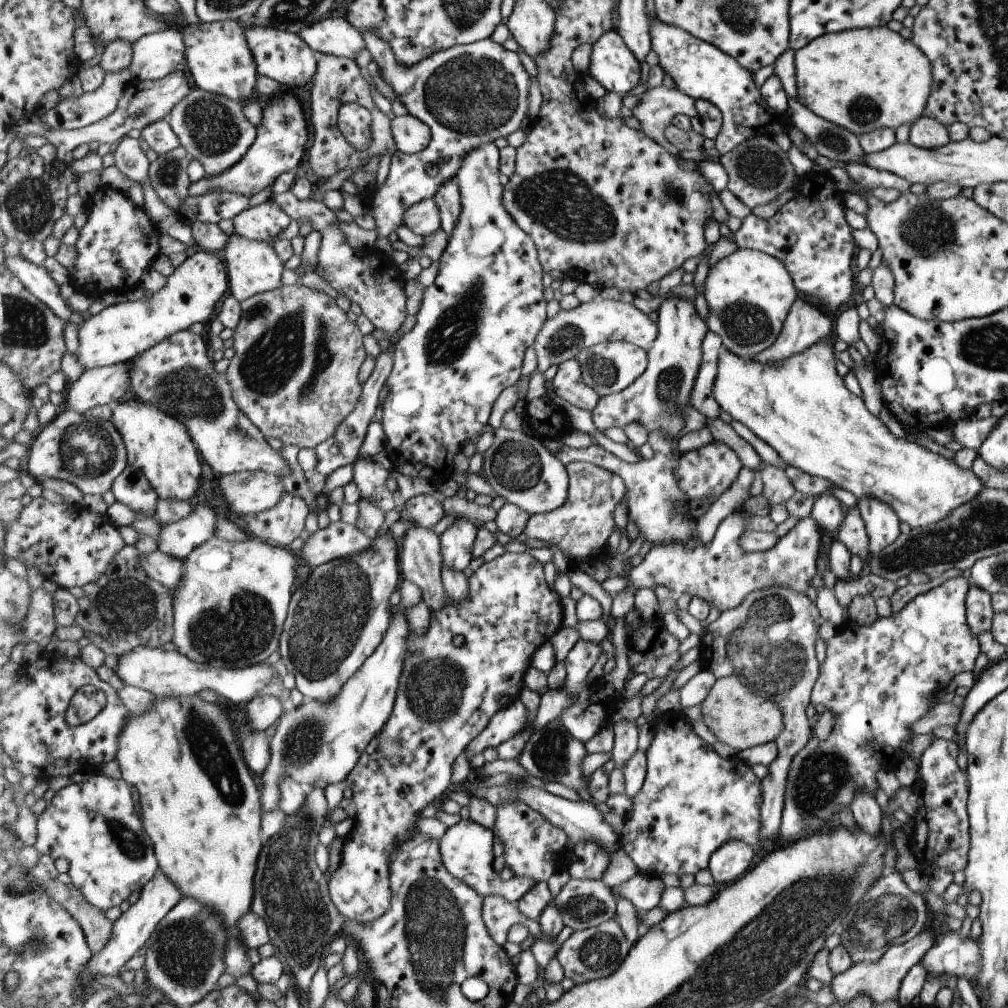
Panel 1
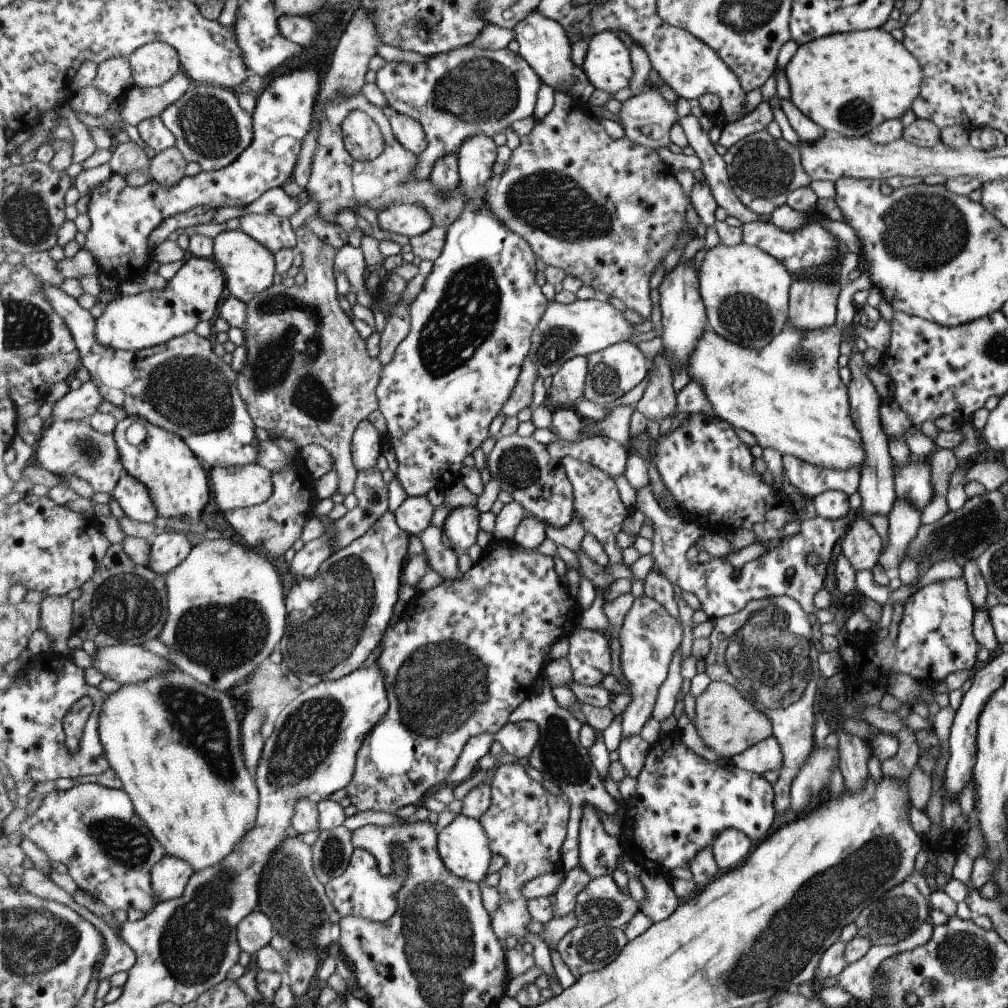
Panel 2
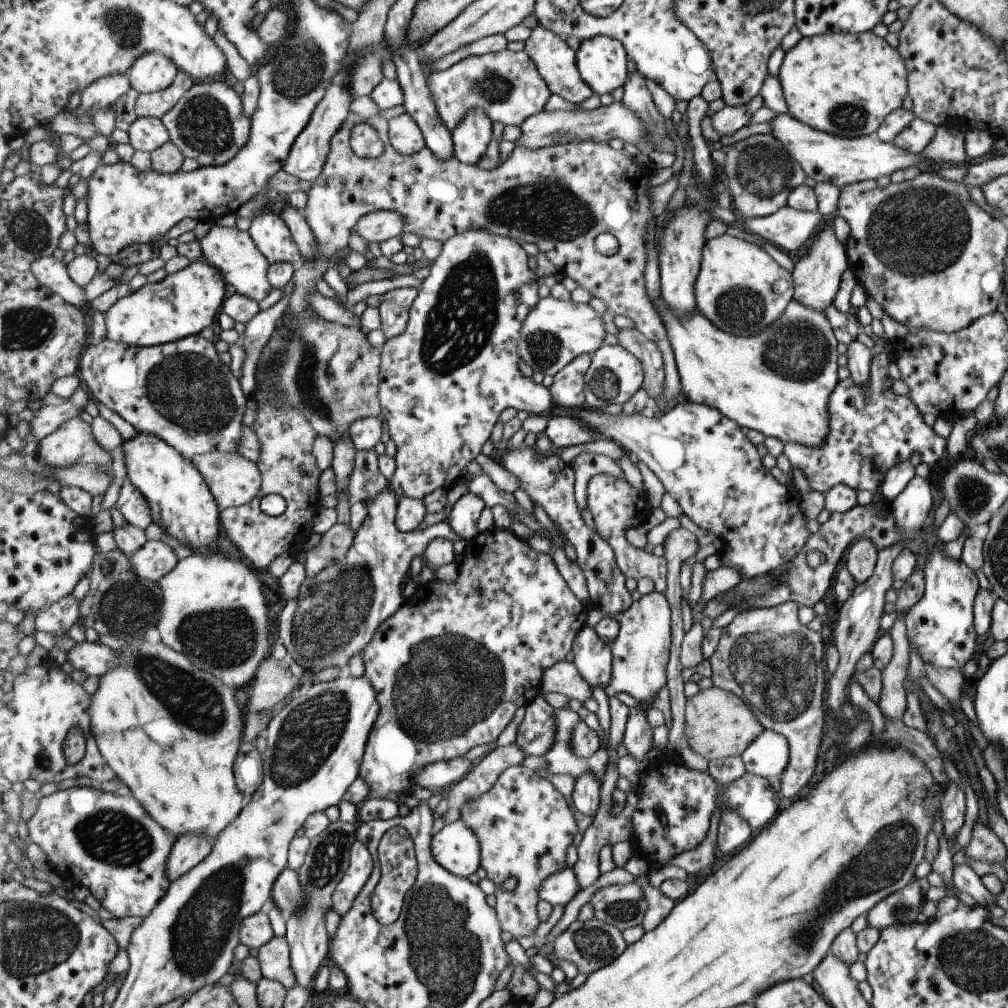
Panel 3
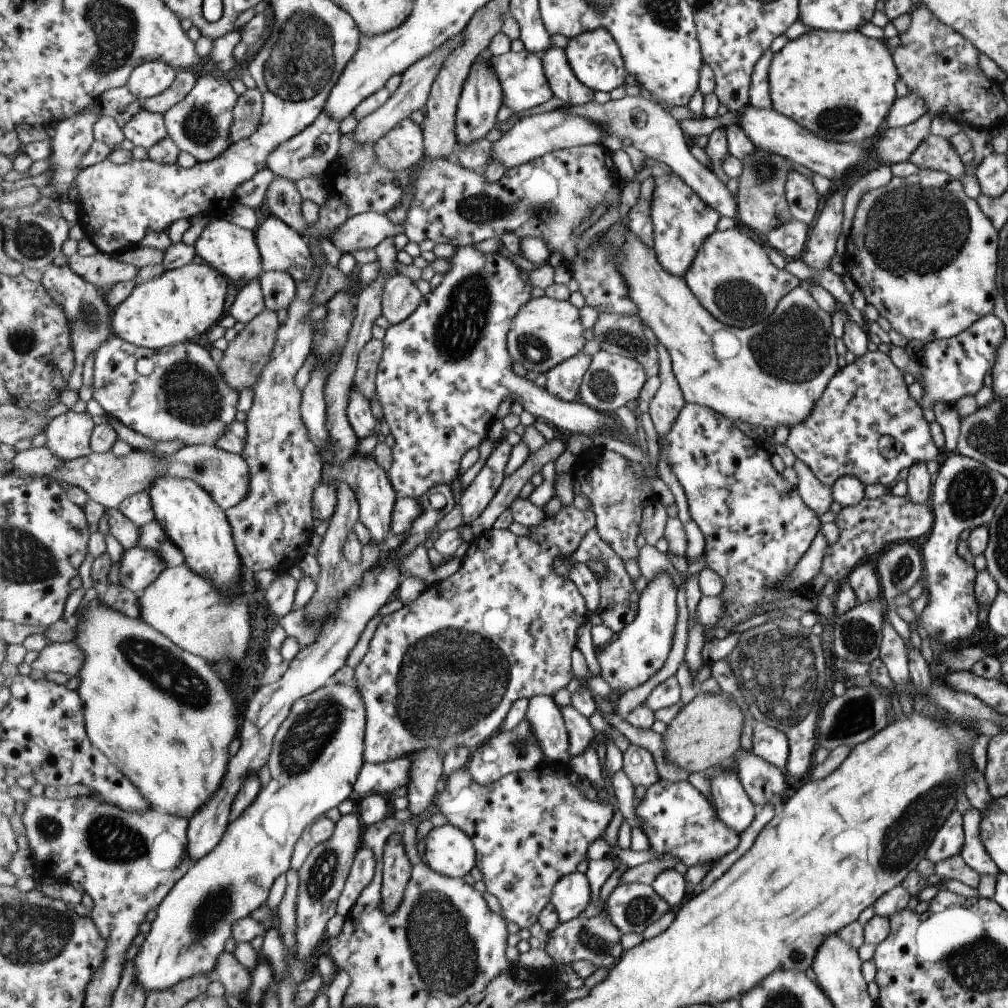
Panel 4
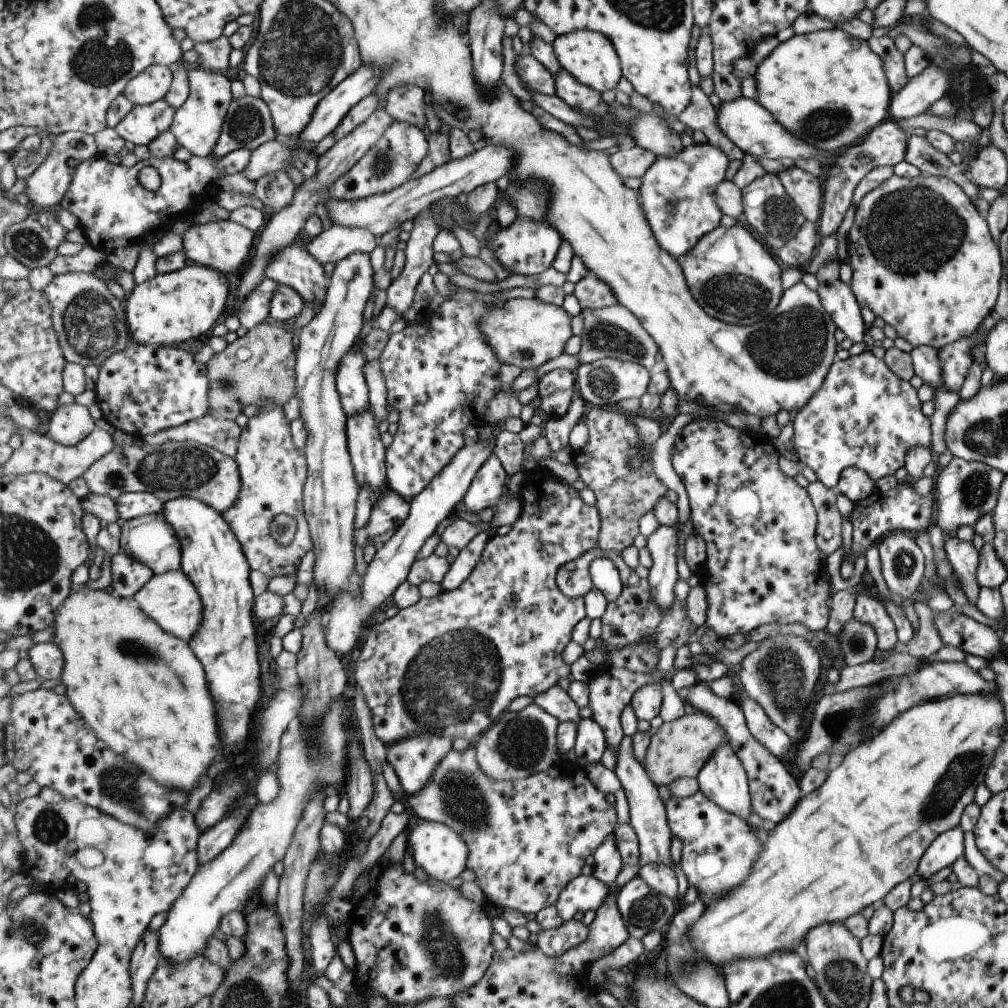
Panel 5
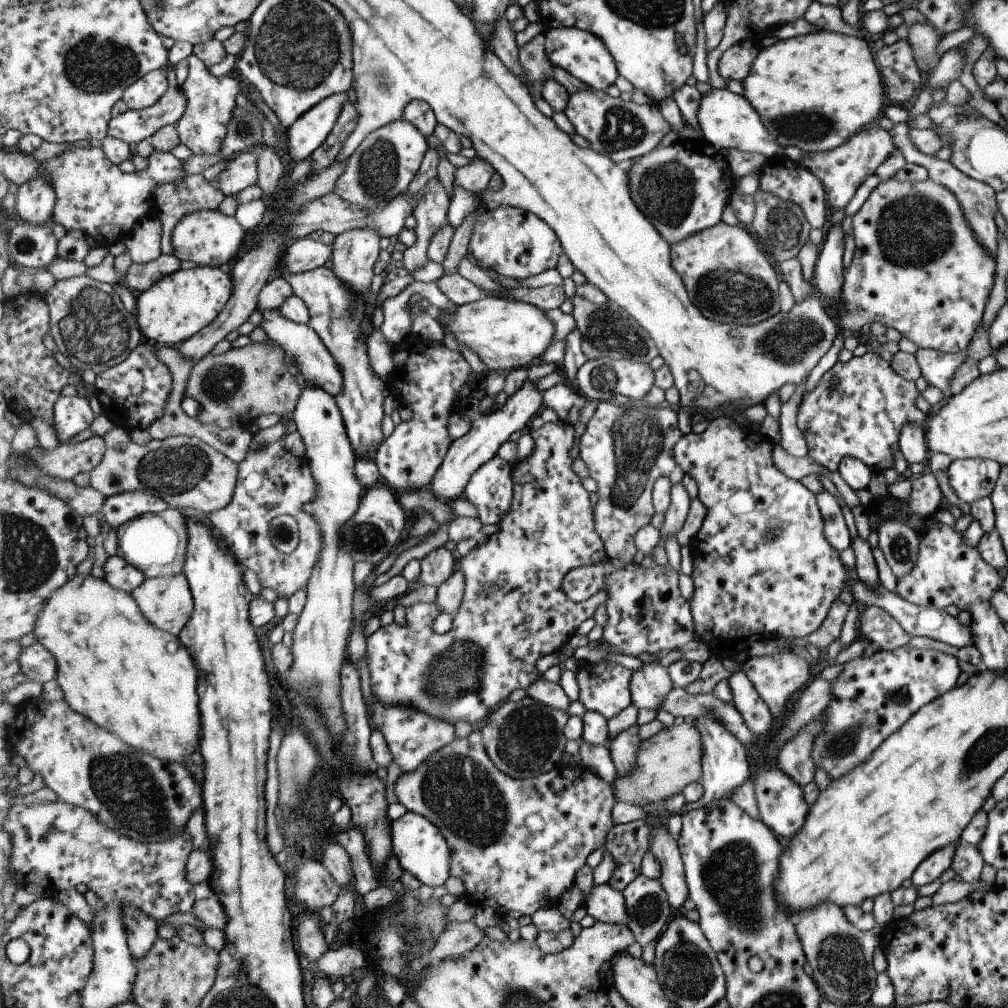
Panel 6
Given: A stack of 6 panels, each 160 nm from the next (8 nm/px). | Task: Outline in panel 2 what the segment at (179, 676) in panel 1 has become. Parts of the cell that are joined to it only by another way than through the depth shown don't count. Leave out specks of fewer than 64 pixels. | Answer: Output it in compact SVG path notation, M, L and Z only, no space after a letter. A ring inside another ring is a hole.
M140 645L98 647L93 658L94 668L122 685L146 681L175 665L167 657L157 656Z

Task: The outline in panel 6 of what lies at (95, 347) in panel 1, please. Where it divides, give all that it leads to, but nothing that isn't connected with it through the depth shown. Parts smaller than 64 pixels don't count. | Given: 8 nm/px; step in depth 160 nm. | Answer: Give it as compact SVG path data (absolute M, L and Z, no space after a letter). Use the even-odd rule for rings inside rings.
M197 265L191 270L179 270L137 295L137 324L147 342L158 346L177 346L196 337L212 325L233 297L234 283L221 268Z

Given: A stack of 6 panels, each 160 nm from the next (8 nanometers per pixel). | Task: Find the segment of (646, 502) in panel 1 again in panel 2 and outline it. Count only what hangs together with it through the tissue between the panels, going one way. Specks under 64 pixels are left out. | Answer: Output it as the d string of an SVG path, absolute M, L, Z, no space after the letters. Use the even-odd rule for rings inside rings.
M690 381L675 395L675 412L671 417L663 418L658 426L659 434L667 434L673 429L680 418L698 413L706 414L708 417L717 417L713 405L707 398L706 390L699 381ZM601 436L587 438L578 443L559 439L546 446L547 452L556 460L573 457L603 469L614 478L624 474L631 453L619 441Z

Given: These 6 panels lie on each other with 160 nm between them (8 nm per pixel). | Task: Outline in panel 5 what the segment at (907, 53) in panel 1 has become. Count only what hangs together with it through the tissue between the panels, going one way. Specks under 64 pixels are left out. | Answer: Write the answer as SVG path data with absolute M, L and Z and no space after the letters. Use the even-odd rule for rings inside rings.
M838 27L794 35L786 42L777 44L769 56L756 66L753 78L757 84L756 102L789 132L821 152L855 145L875 126L889 118L892 93L885 79L881 58L871 51L866 41L853 38Z

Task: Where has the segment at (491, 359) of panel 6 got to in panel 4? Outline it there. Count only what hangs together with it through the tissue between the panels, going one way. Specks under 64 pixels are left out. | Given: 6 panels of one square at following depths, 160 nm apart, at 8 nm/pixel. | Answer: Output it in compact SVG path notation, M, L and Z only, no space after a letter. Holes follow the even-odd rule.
M546 295L535 298L525 306L520 314L517 314L516 321L513 322L512 332L508 336L509 353L512 355L513 361L523 364L528 372L546 375L553 368L581 353L585 342L587 342L585 340L586 329L581 321L581 309L572 304L571 300L556 300Z

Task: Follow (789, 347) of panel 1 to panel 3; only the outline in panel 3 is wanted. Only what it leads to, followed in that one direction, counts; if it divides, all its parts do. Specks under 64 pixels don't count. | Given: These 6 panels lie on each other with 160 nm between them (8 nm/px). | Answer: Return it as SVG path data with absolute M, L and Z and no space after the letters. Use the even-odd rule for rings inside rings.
M823 225L817 236L815 236L815 240L812 240L811 246L807 248L805 256L801 256L795 262L793 270L790 272L792 281L795 283L792 300L797 300L803 306L824 313L825 308L833 304L841 275L847 268L844 246L837 242L832 226Z

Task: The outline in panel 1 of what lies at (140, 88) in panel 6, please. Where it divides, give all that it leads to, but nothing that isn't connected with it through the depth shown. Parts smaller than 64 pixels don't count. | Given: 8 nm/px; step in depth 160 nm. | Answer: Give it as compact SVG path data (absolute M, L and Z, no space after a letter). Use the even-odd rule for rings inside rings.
M173 29L160 31L140 38L134 46L134 55L130 69L133 81L156 81L177 71L177 66L187 58L186 44L181 32Z

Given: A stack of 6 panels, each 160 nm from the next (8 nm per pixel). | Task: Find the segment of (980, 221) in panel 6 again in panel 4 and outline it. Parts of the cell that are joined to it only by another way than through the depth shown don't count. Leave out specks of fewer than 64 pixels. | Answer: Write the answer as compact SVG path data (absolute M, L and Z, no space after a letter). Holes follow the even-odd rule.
M929 134L909 156L918 169L934 169L952 175L957 181L961 180L963 165L953 146L942 136Z

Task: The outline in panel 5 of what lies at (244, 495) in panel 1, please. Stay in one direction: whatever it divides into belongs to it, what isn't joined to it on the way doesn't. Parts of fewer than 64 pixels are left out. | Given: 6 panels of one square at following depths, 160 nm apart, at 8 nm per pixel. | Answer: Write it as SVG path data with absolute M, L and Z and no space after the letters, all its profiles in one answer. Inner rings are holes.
M167 442L166 444L149 444L138 446L115 446L110 454L99 458L84 475L91 493L105 496L117 502L126 493L145 492L155 494L163 502L172 501L180 496L200 499L215 508L222 515L231 510L240 498L243 482L241 481L240 466L236 458L230 458L215 448L186 442Z

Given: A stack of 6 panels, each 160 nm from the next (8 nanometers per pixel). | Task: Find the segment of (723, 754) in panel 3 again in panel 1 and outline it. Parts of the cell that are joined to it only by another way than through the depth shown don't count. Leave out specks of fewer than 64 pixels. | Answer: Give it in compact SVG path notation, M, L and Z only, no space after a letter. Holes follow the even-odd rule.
M740 675L717 679L701 705L701 714L702 722L717 740L737 751L753 748L755 744L773 741L783 729L783 714L781 714L779 704L771 702L769 698L757 696L749 680Z

